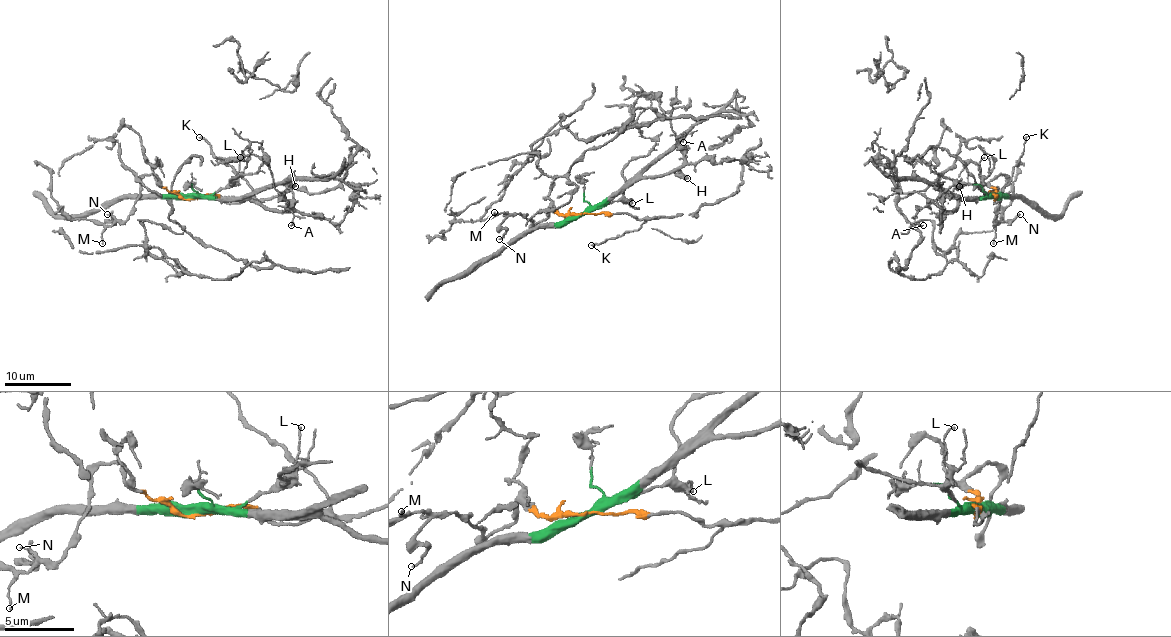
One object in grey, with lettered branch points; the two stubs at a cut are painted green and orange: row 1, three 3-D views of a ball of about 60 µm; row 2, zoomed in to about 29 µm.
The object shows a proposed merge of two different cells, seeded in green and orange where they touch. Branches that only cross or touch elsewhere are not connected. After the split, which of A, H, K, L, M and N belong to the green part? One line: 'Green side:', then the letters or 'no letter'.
Green side: A, H, L

